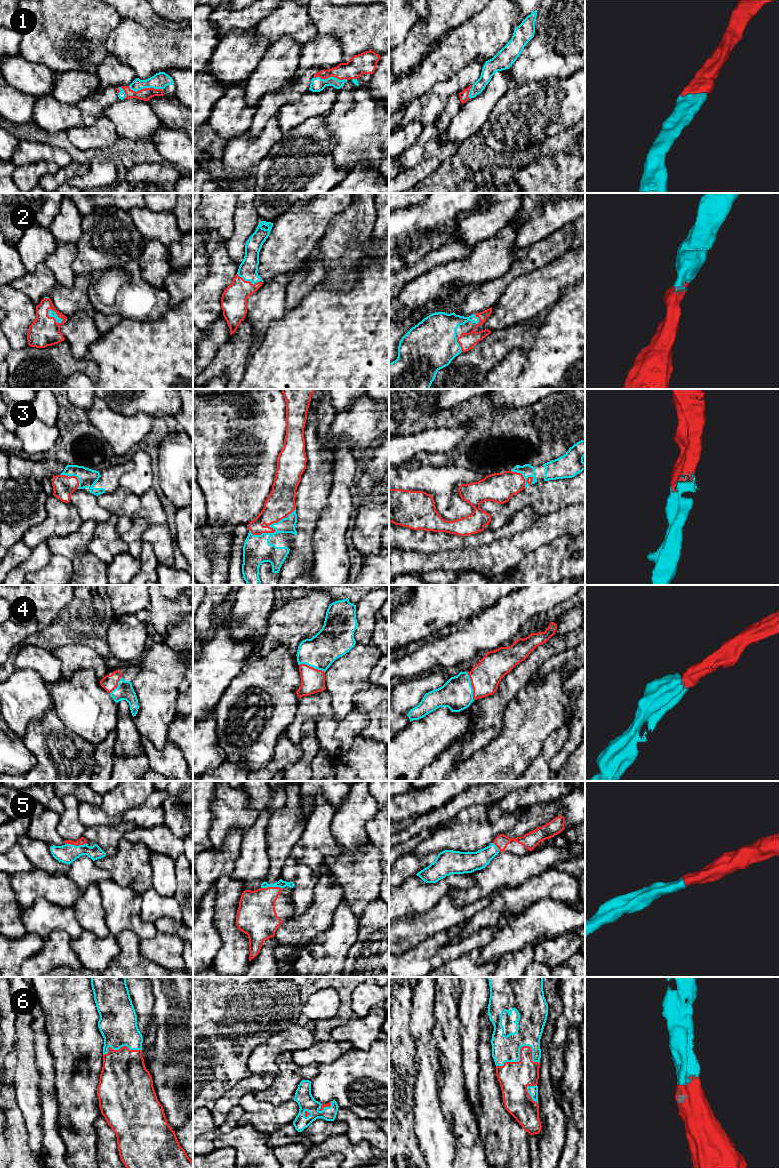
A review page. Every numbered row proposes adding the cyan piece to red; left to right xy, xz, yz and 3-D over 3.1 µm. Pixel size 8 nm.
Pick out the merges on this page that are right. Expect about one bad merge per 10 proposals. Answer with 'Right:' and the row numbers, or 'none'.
Right: 1, 2, 3, 4, 5, 6

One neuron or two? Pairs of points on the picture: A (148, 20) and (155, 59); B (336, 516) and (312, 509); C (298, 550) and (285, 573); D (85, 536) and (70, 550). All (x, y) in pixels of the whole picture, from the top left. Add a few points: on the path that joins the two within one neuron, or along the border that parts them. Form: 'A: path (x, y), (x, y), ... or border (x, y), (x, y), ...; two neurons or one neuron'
A: border (127, 18), (136, 21), (144, 27), (173, 27); two neurons
B: border (330, 489), (328, 503), (320, 513), (316, 523); two neurons
C: path (298, 556), (298, 560), (291, 567); one neuron
D: path (81, 539), (74, 546); one neuron

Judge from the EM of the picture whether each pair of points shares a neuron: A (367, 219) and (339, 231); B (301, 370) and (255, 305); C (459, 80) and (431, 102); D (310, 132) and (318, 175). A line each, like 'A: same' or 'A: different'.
A: same
B: different
C: same
D: same

